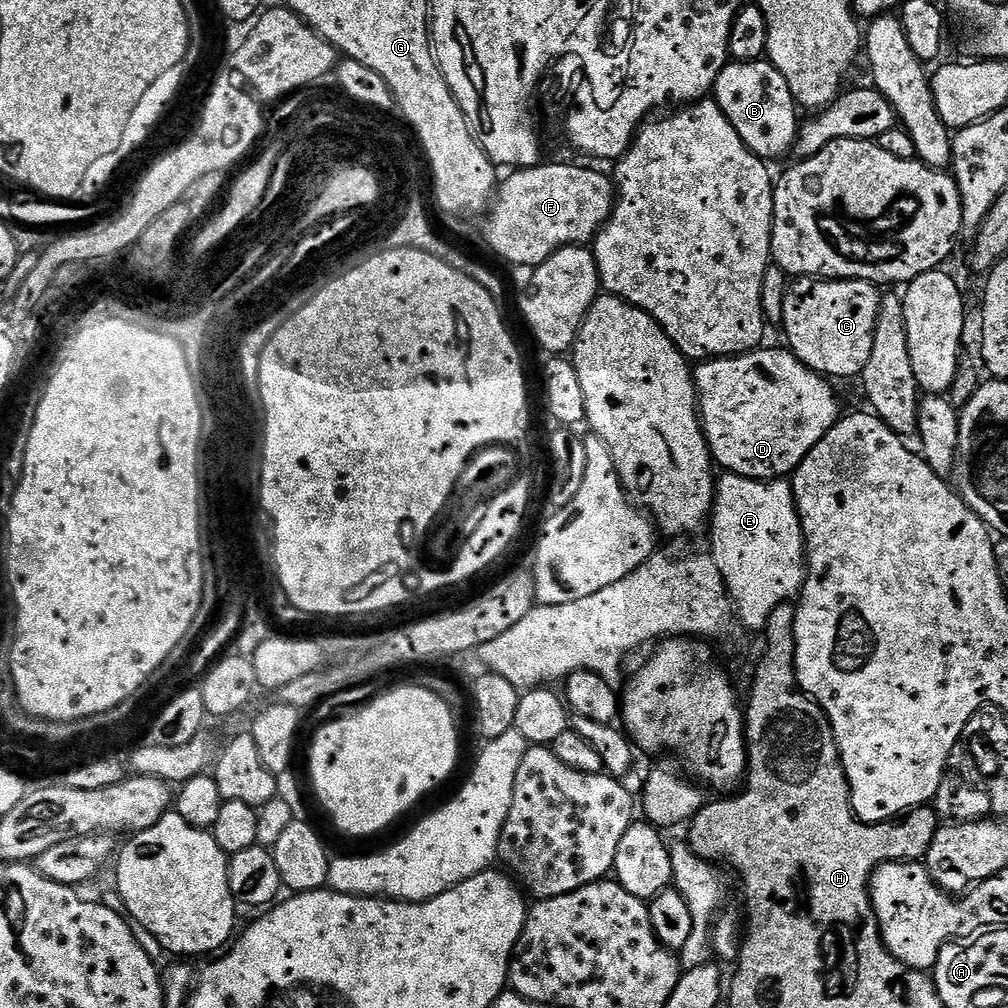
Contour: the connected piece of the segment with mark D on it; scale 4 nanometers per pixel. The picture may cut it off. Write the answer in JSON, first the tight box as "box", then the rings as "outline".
{"box":[694,346,842,480],"outline":[[[761,346],[751,352],[741,352],[738,356],[725,356],[715,360],[705,360],[697,363],[694,368],[694,379],[696,382],[696,399],[698,401],[698,415],[704,430],[704,436],[708,440],[708,449],[712,452],[712,459],[717,465],[724,467],[725,473],[734,476],[745,476],[751,480],[779,480],[781,478],[791,477],[799,464],[804,461],[806,454],[818,442],[822,442],[824,435],[836,424],[842,415],[840,409],[840,400],[836,397],[836,392],[832,389],[833,381],[808,368],[799,358],[794,355],[787,347],[768,348]]]}

